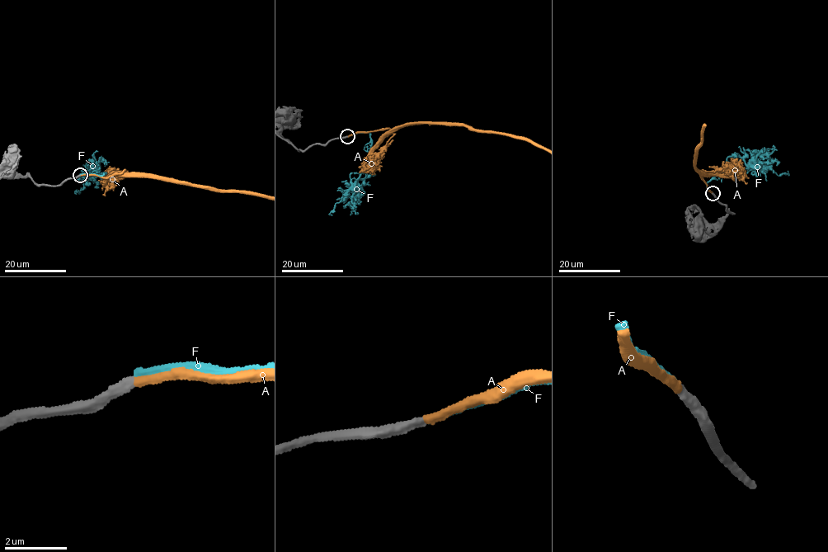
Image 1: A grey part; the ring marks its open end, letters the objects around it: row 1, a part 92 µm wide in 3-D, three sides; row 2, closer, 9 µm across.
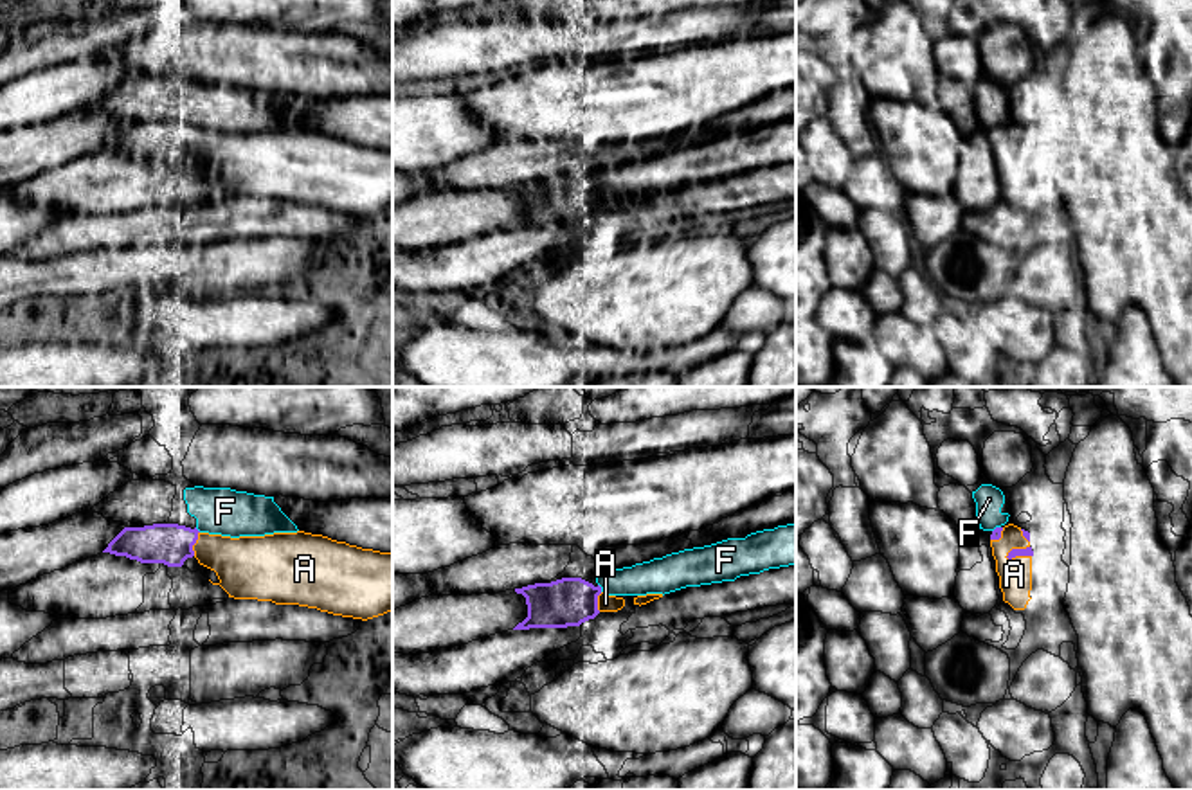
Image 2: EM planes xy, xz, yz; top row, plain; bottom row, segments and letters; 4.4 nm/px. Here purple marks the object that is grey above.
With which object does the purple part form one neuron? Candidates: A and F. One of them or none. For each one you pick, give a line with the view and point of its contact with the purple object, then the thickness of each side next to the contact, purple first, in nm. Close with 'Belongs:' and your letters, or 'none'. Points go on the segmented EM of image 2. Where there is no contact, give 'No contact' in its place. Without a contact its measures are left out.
A: Touches purple at yz (1016, 549). Thickness 40 nm (purple) against 140 nm
Belongs: A

